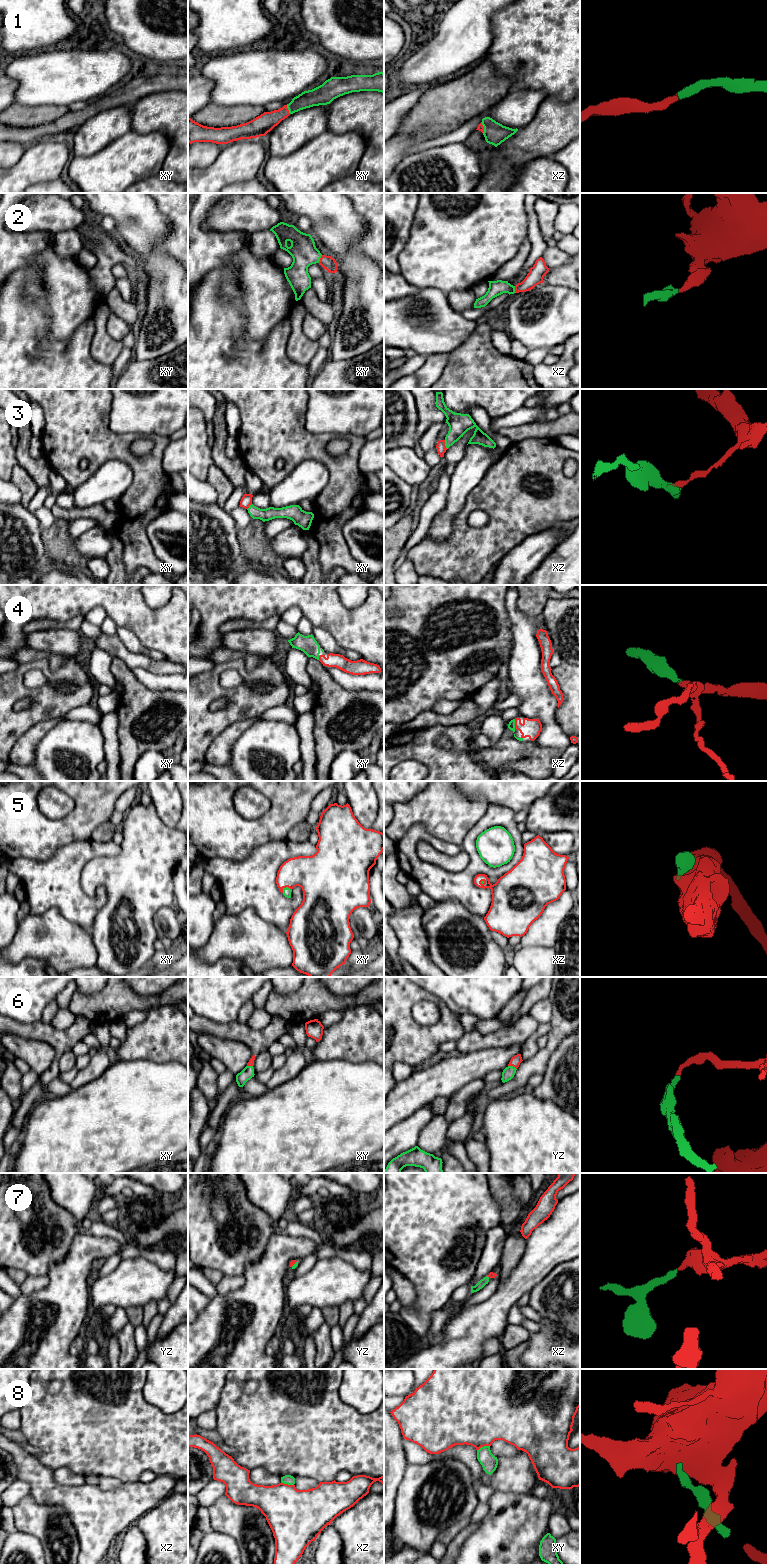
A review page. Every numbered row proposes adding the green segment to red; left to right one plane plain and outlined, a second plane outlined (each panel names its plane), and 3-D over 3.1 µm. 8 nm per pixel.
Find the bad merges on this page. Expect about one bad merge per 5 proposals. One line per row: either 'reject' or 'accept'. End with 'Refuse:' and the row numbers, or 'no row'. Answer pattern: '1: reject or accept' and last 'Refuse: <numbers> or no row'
1: accept
2: accept
3: reject
4: accept
5: accept
6: accept
7: accept
8: accept
Refuse: 3

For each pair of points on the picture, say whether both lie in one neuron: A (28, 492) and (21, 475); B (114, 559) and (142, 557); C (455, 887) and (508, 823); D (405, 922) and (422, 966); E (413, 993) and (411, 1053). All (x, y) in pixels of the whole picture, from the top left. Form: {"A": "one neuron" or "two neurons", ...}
{"A": "one neuron", "B": "two neurons", "C": "one neuron", "D": "one neuron", "E": "one neuron"}

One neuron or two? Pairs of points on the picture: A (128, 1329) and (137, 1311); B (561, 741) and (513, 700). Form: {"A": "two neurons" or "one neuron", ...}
{"A": "two neurons", "B": "two neurons"}

